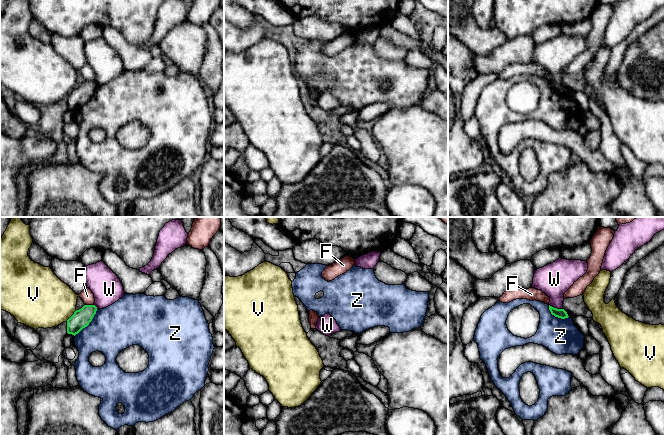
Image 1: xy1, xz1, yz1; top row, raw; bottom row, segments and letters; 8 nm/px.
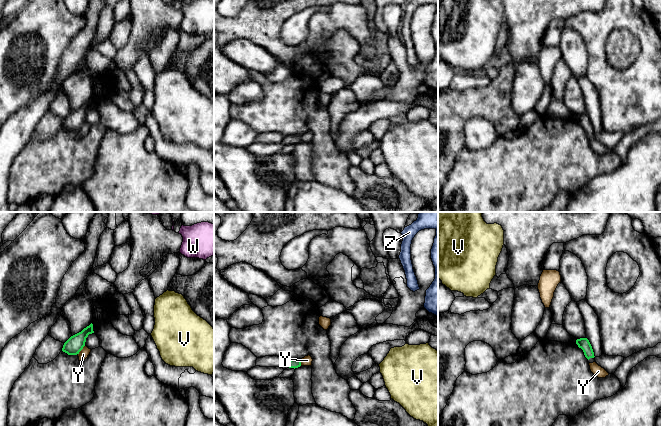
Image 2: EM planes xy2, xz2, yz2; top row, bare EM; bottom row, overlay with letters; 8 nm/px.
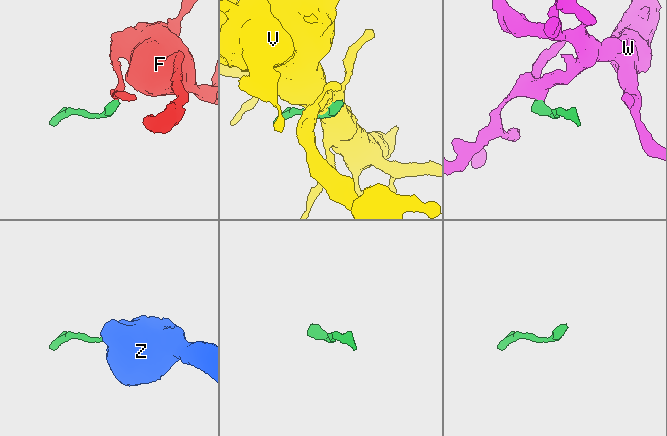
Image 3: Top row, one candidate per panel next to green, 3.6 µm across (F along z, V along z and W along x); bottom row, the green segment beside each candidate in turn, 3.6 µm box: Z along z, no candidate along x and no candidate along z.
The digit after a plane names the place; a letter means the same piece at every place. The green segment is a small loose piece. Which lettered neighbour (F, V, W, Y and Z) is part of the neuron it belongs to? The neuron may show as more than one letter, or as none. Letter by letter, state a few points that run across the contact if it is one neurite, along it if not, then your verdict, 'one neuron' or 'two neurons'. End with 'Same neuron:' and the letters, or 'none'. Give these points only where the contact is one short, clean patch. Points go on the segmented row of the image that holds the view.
F: xy1 (85, 304), (93, 305) | two neurons
V: two neurons
W: yz1 (549, 304), (562, 309) | two neurons
Y: two neurons
Z: xy1 (97, 309), (92, 320), (74, 335) | two neurons
Same neuron: none

